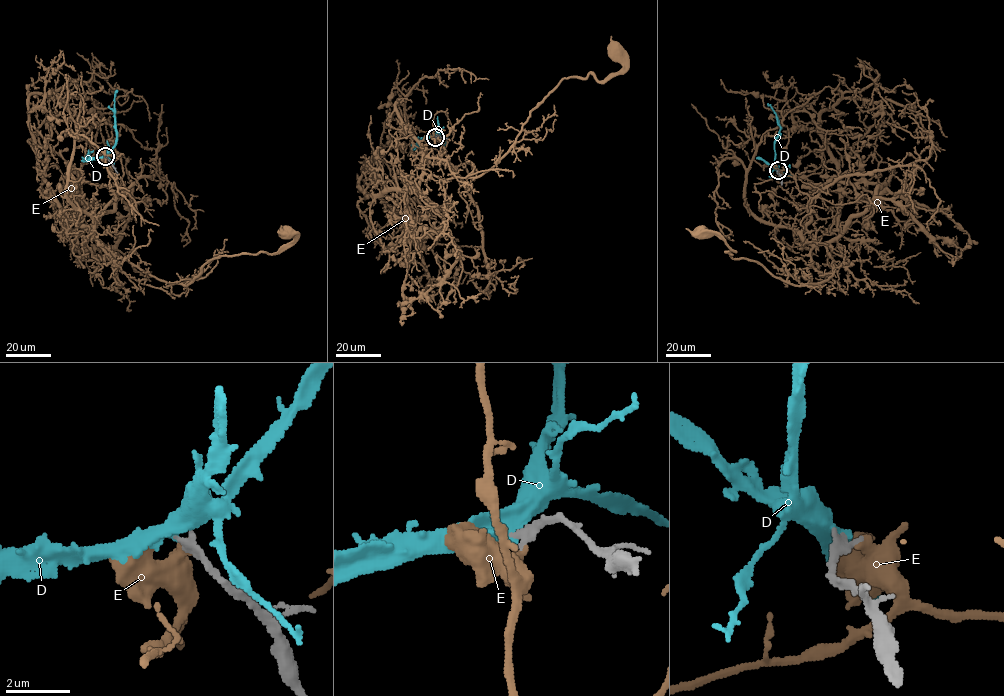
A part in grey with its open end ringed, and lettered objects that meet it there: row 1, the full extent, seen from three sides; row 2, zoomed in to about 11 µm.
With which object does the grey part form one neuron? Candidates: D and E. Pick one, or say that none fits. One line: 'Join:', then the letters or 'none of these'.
Join: D

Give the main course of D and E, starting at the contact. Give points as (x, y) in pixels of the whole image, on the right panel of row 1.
D: (778, 170), (775, 167), (774, 142), (780, 126), (768, 103)
E: (779, 170), (809, 197), (802, 235), (823, 244), (832, 275), (792, 285), (702, 232)

